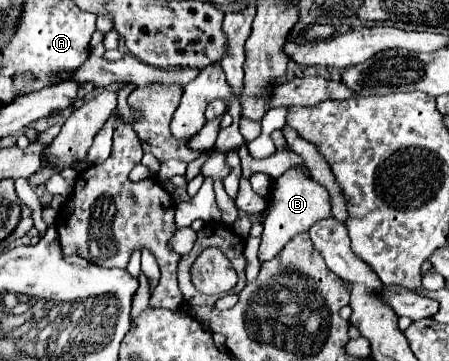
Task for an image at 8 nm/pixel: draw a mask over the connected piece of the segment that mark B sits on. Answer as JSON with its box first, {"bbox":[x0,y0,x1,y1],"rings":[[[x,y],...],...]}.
{"bbox":[257,165,331,261],"rings":[[[293,165],[279,179],[275,179],[271,199],[273,199],[271,211],[265,221],[265,229],[263,229],[261,245],[259,245],[259,253],[257,253],[259,261],[273,259],[295,233],[309,231],[311,225],[315,225],[317,221],[331,217],[331,203],[329,203],[327,189],[323,185],[319,185],[317,181],[305,177],[305,173],[299,165]]]}

